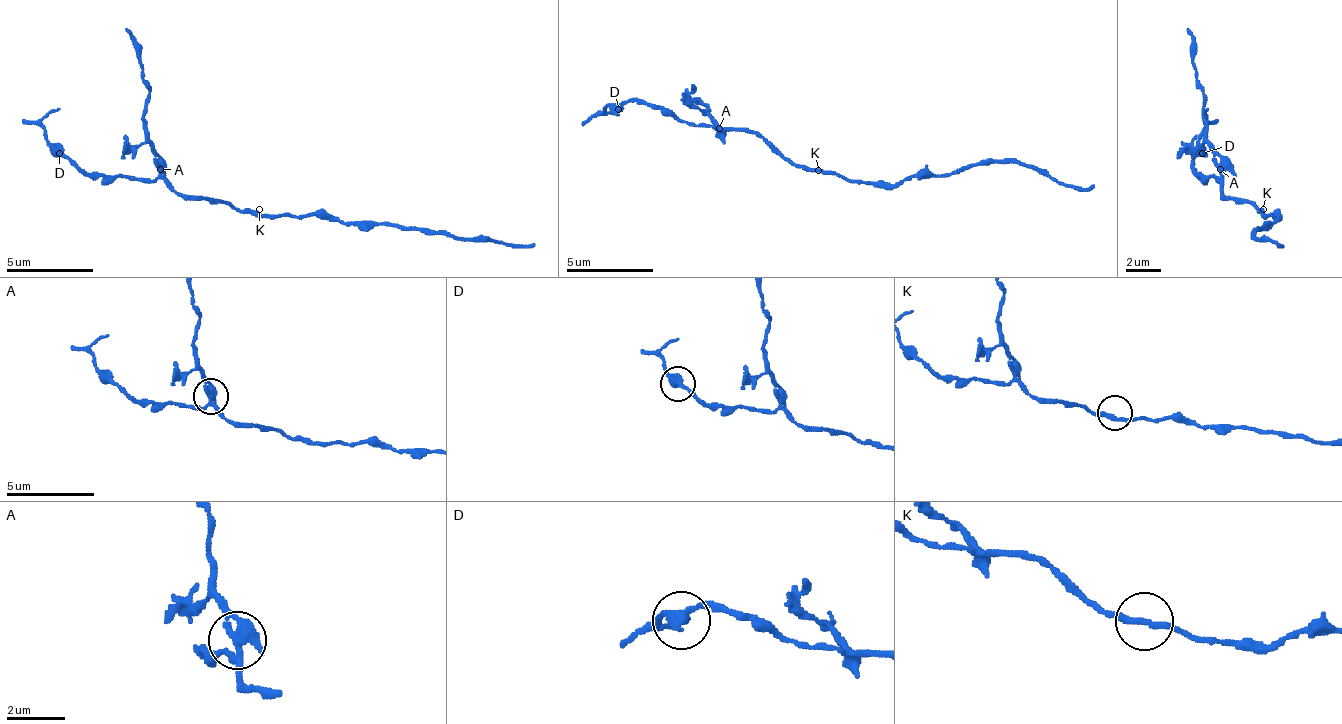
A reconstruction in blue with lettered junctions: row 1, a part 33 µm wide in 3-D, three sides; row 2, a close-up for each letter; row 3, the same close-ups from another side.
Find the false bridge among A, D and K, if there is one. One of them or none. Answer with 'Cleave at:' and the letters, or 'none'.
Cleave at: A

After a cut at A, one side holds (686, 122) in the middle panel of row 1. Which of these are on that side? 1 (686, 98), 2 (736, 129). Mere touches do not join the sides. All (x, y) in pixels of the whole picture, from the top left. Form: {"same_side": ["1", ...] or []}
{"same_side": ["2"]}

